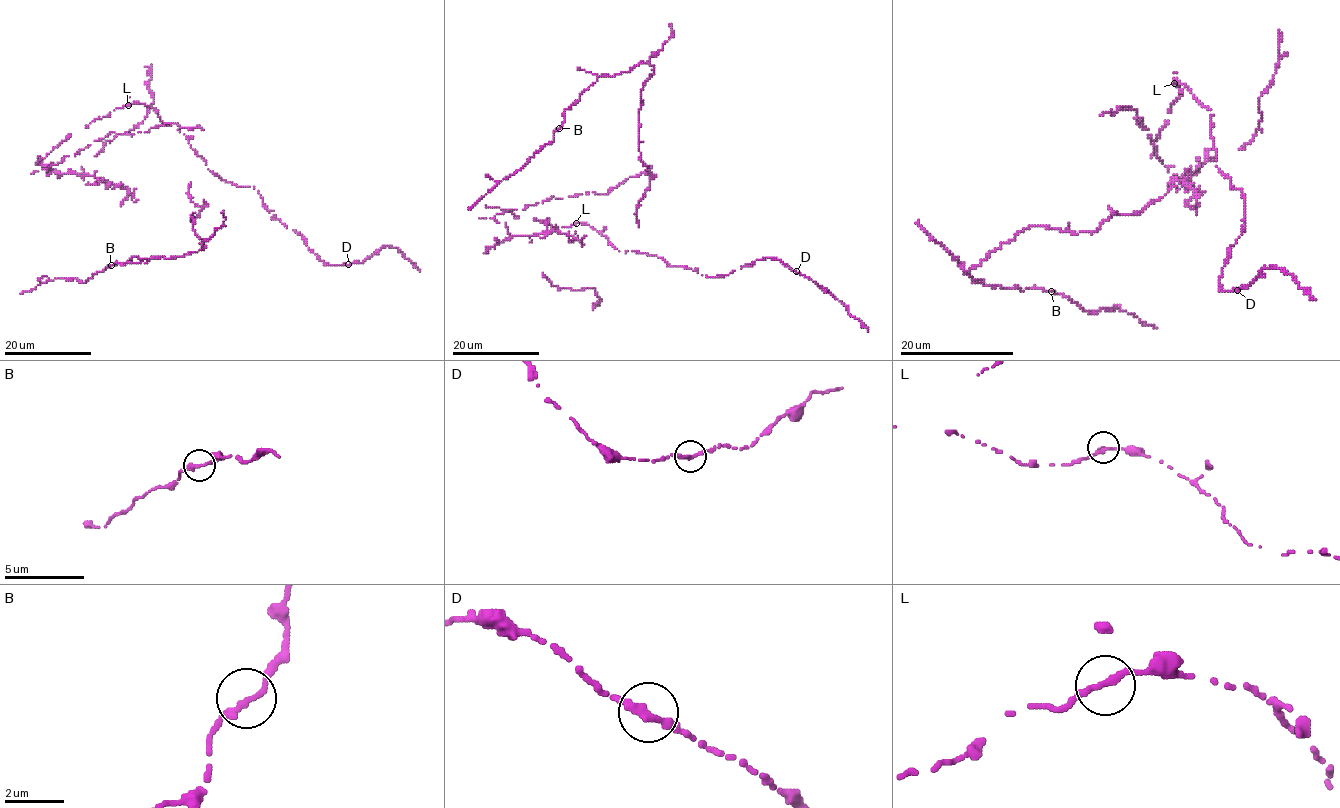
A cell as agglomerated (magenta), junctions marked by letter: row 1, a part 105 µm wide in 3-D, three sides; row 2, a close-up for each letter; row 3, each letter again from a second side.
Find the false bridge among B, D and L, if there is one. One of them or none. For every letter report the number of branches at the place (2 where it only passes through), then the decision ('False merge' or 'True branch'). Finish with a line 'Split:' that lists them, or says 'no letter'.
B: Branches: 2. True branch
D: Branches: 2. True branch
L: Branches: 2. True branch
Split: no letter

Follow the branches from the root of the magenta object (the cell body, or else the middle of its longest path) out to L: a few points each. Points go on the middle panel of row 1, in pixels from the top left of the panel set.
L: (654, 256), (618, 250), (600, 232), (583, 223), (576, 223)

